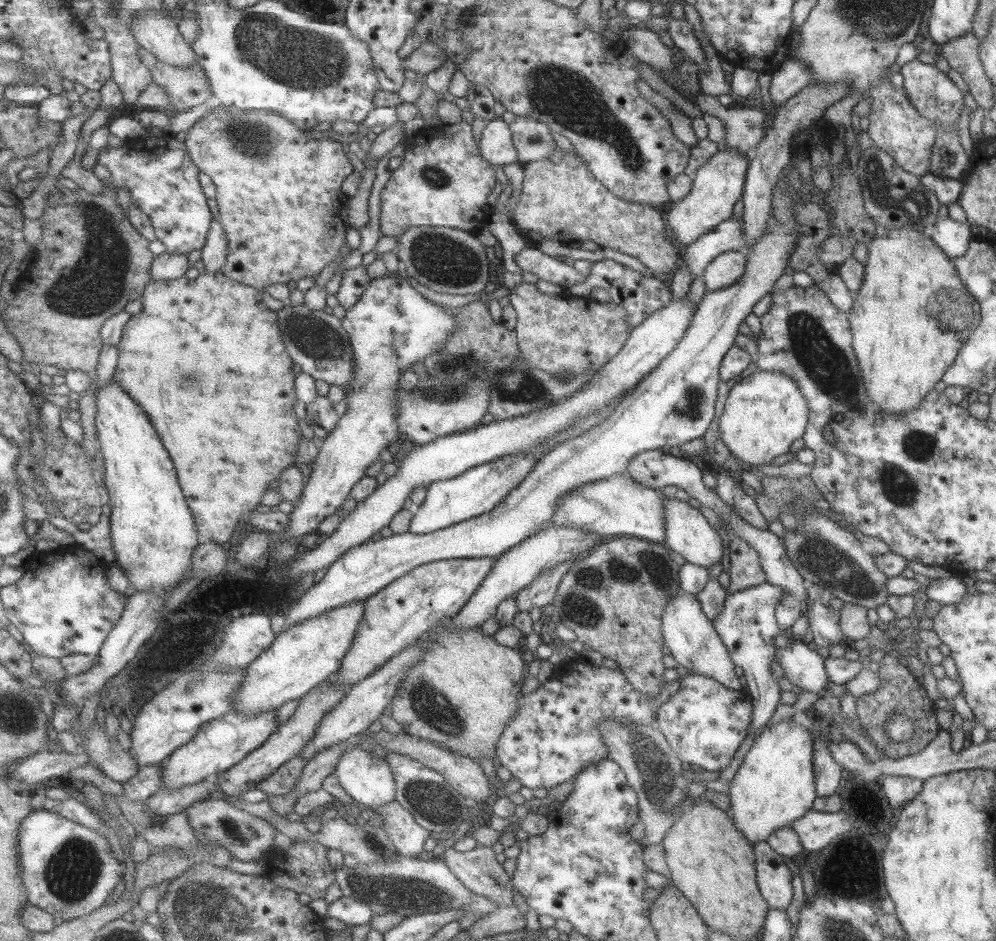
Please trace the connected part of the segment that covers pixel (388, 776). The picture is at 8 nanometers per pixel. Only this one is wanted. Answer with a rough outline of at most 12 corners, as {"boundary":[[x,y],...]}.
{"boundary":[[358,744],[334,773],[346,791],[372,810],[397,798],[388,759]]}

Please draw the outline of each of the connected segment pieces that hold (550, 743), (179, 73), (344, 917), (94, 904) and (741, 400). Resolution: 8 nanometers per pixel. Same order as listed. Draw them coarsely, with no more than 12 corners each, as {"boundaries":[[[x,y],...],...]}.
{"boundaries":[[[563,661],[522,697],[496,757],[555,788],[606,758],[598,724],[651,724],[619,669]],[[157,60],[153,83],[173,113],[214,95],[199,61],[184,67]],[[343,895],[328,906],[327,916],[346,925],[373,920],[369,904]],[[45,808],[21,825],[29,904],[64,921],[123,880],[106,832]],[[754,372],[729,390],[719,437],[769,465],[803,436],[797,384]]]}

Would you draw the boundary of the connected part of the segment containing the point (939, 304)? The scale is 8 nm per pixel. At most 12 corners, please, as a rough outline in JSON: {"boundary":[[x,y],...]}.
{"boundary":[[874,234],[846,312],[865,395],[917,409],[979,324],[941,249]]}

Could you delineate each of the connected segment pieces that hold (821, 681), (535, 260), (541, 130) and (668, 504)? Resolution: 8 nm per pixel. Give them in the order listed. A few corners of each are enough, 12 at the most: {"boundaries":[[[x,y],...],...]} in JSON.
{"boundaries":[[[799,638],[774,659],[797,688],[826,691],[824,659]],[[527,247],[515,255],[524,271],[570,288],[581,272],[556,257]],[[516,115],[510,127],[521,164],[547,160],[548,124]],[[663,499],[663,544],[689,564],[720,562],[723,542],[687,501]]]}

